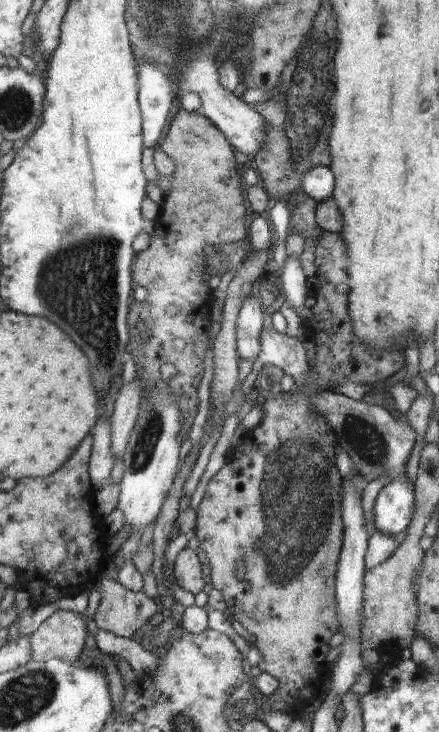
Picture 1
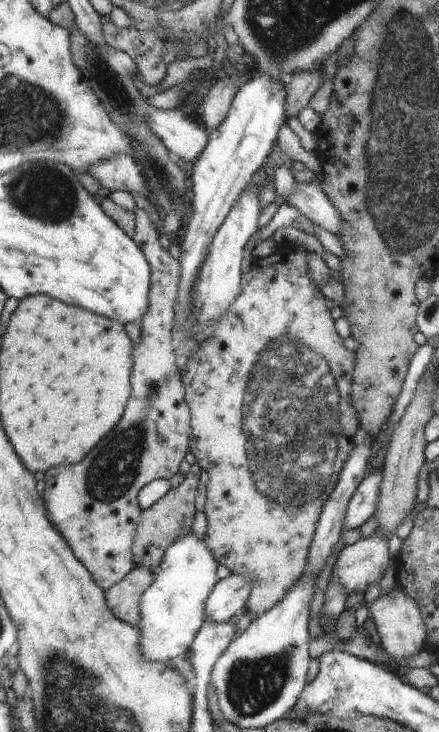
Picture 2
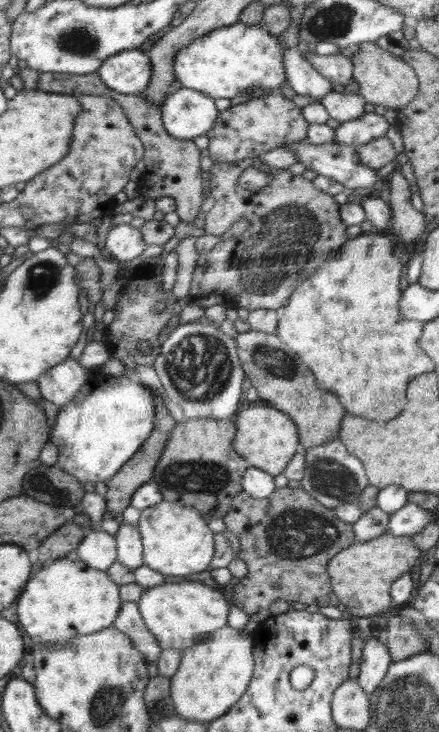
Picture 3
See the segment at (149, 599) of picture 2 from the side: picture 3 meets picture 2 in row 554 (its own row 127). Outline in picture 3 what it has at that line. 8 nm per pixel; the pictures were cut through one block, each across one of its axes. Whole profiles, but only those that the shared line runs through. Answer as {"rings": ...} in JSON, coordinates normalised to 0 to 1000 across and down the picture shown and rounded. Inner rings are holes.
{"rings":[[[415,119],[369,143],[369,165],[396,190],[440,193],[487,173],[499,152],[490,135],[451,123]]]}

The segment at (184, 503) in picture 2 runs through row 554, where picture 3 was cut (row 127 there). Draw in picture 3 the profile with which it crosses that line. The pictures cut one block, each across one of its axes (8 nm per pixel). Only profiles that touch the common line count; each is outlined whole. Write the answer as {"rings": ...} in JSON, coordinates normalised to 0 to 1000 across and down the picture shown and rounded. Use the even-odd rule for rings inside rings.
{"rings":[[[221,98],[210,101],[157,101],[157,100],[91,100],[82,122],[103,126],[132,128],[155,128],[169,131],[214,130],[241,131],[255,134],[269,145],[278,148],[296,172],[303,173],[308,184],[328,199],[328,216],[333,246],[319,268],[342,272],[374,270],[390,268],[401,275],[401,292],[410,302],[440,307],[456,280],[465,270],[465,258],[469,253],[460,247],[460,235],[456,230],[456,210],[437,193],[417,190],[396,190],[378,180],[369,165],[369,143],[346,143],[346,138],[323,135],[317,128],[292,130],[276,128],[241,119]]]}

